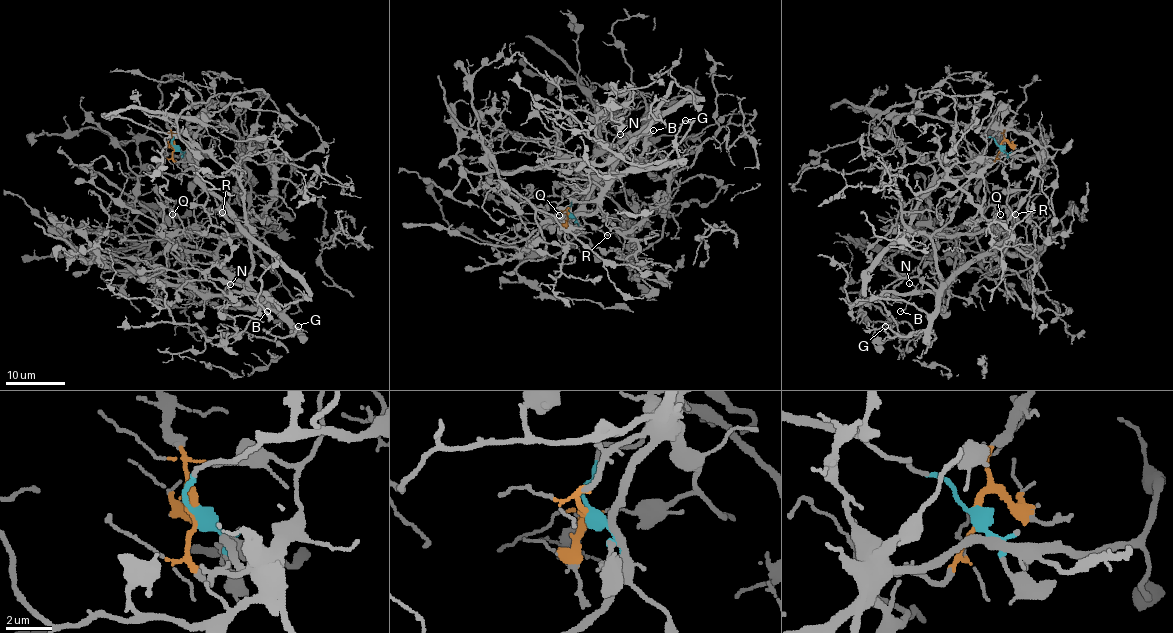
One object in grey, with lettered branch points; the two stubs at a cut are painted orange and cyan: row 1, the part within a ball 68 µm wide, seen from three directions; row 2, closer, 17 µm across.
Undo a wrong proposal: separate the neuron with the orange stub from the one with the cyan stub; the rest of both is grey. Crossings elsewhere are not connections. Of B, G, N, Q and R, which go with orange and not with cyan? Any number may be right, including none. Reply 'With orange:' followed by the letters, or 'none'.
With orange: B, G, N, Q, R

